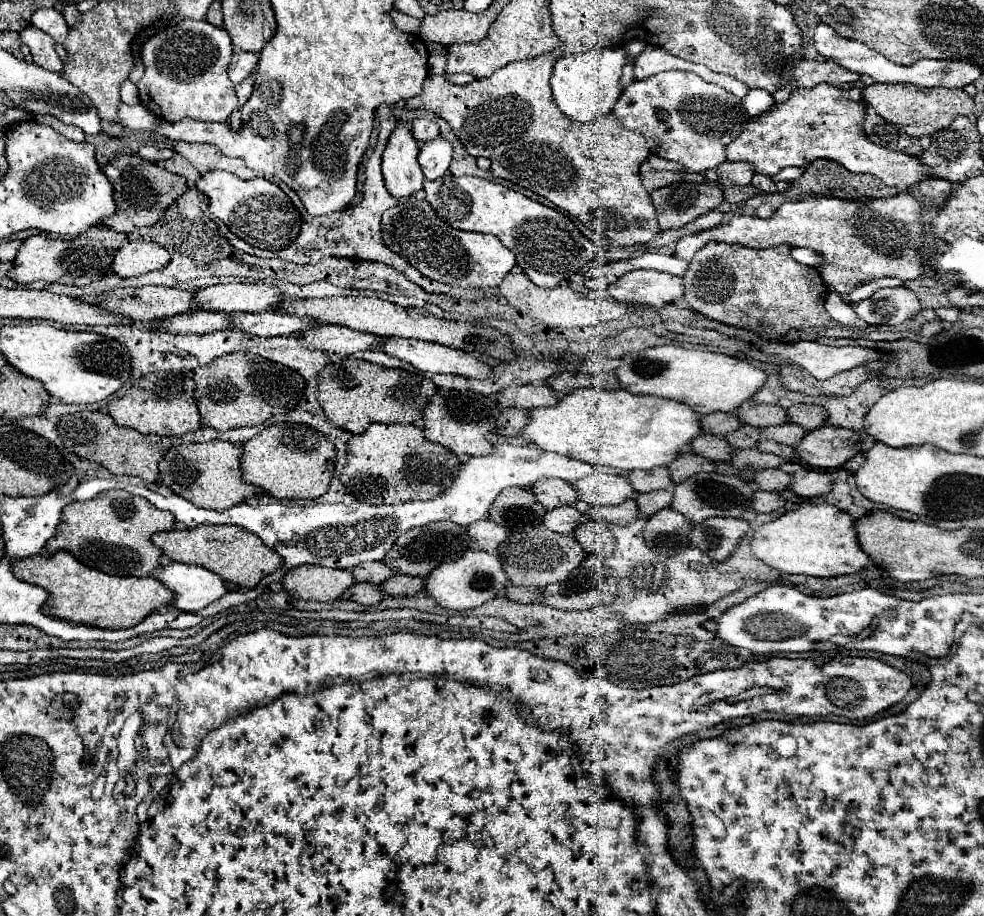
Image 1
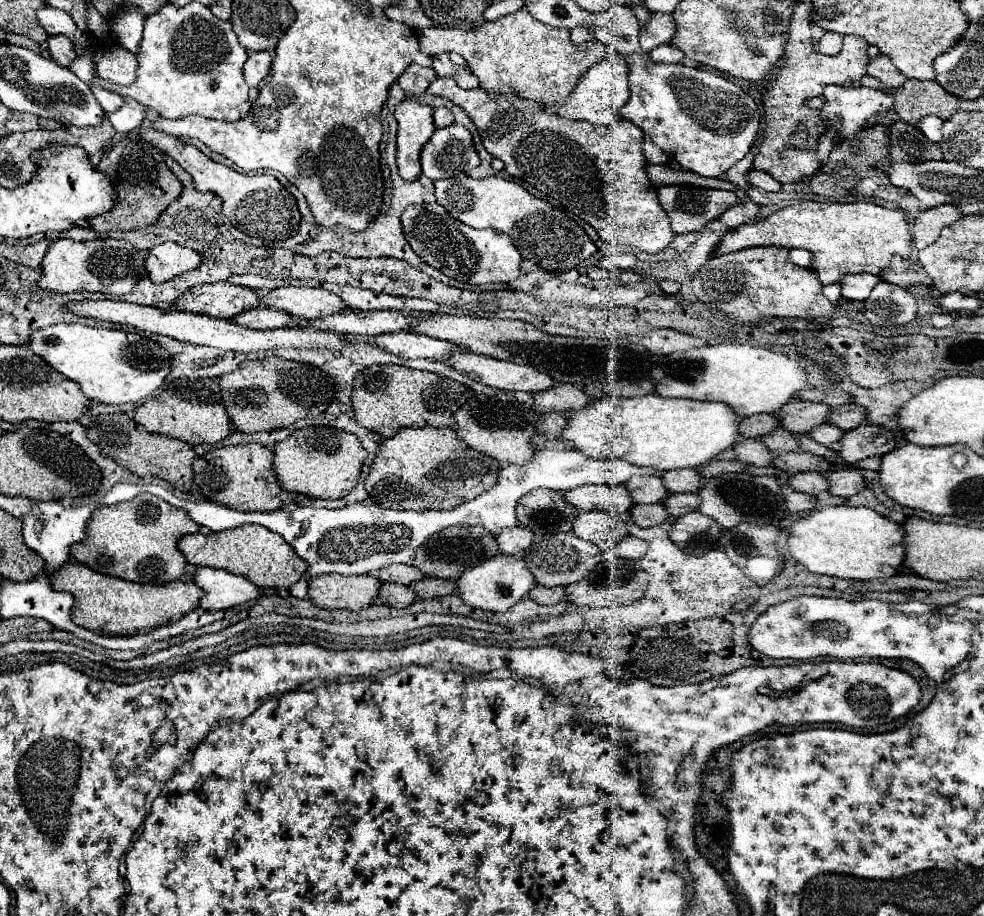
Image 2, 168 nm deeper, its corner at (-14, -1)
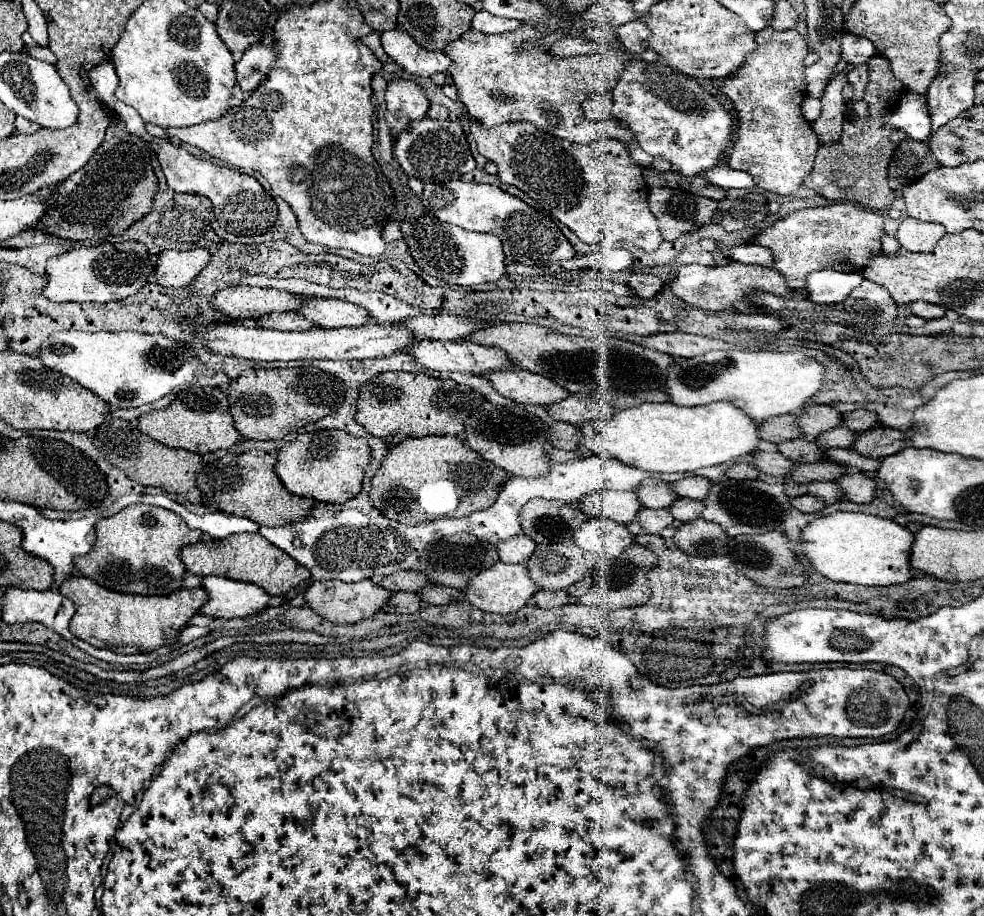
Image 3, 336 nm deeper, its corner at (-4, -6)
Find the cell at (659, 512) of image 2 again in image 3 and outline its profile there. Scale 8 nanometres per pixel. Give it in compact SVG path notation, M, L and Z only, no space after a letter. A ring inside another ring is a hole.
M640 509L636 521L646 533L660 533L674 523L674 517L670 517L668 509Z

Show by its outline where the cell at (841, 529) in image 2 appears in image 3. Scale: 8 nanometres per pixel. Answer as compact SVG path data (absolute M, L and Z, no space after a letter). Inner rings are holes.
M830 513L802 529L802 553L810 569L830 581L854 585L896 585L910 579L910 545L914 535L902 525L866 513Z

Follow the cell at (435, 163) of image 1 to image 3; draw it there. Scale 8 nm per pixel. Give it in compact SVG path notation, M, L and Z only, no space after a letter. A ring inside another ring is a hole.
M428 117L400 133L398 141L394 143L394 157L402 165L406 175L416 177L424 183L444 183L450 179L460 179L464 173L470 173L476 165L470 155L462 127L454 121L434 121Z

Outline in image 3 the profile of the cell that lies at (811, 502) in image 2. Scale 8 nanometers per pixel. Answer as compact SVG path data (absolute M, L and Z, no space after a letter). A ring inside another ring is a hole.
M800 495L800 497L792 499L792 507L802 513L818 513L824 507L824 501L820 501L818 497L812 497L812 495Z

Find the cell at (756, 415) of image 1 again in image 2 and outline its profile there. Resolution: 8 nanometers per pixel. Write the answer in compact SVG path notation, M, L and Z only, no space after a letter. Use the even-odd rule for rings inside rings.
M796 400L786 404L780 410L780 422L782 422L782 428L792 434L808 434L812 428L828 422L830 410L832 408L828 404Z

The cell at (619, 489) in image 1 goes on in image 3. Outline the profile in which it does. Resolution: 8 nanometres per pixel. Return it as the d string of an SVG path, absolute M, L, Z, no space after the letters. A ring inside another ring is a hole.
M658 479L642 481L642 485L636 489L636 493L638 493L638 501L642 503L642 507L648 507L648 509L670 507L672 501L676 499L672 485L658 481Z

